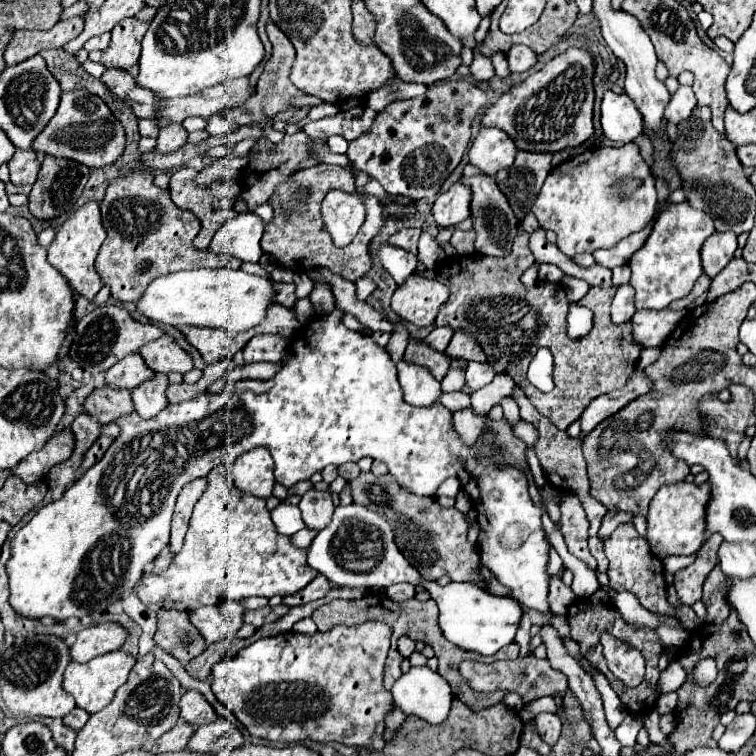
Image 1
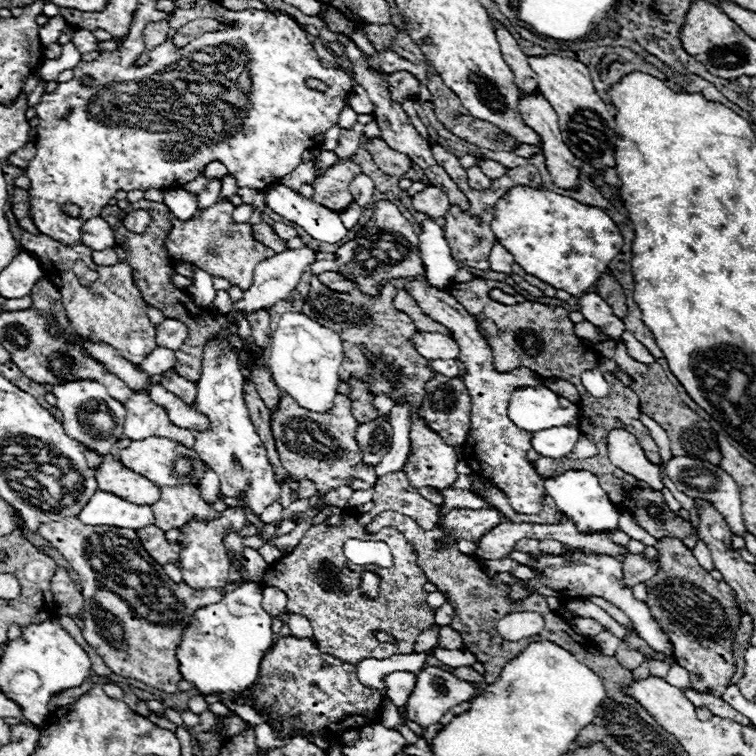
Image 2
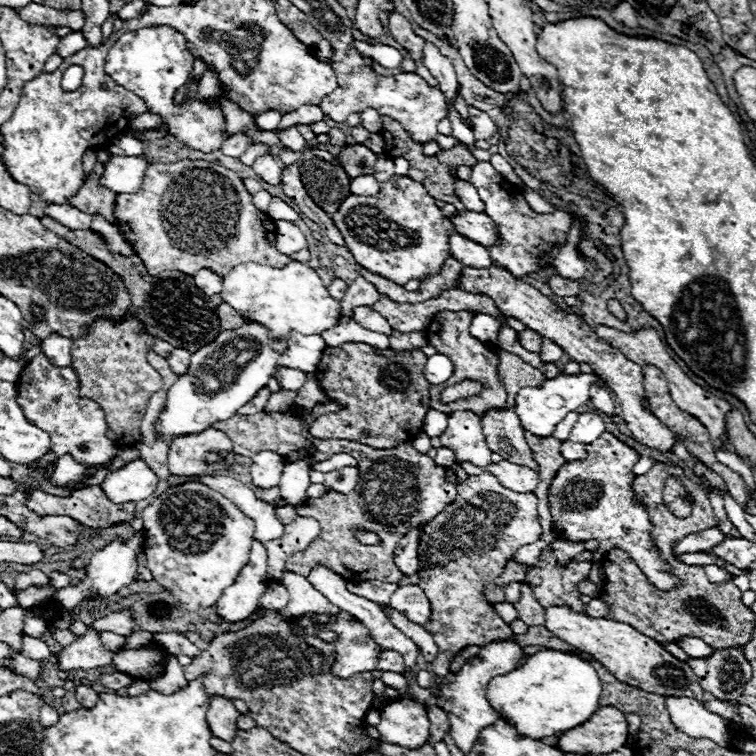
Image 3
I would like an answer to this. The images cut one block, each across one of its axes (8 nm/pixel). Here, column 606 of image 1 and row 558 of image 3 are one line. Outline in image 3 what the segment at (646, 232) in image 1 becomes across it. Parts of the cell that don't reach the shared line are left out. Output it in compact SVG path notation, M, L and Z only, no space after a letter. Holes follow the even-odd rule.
M254 538L248 564L242 568L242 572L238 574L234 584L228 586L222 592L220 600L216 602L218 616L222 620L242 622L260 610L258 598L266 590L266 580L268 580L266 568L268 568L266 548L262 542L258 542Z

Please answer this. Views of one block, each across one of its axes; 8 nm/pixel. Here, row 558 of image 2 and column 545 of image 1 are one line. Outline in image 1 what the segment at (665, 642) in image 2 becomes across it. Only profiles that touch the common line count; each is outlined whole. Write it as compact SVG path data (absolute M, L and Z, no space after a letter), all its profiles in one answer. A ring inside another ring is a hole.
M334 308L330 314L326 316L320 316L320 318L314 318L310 320L308 324L304 324L302 328L298 328L298 334L294 334L294 338L290 340L290 358L282 362L282 368L280 372L270 378L270 380L240 380L240 382L230 382L226 384L226 388L218 394L202 394L198 398L192 398L192 400L186 400L182 404L170 404L166 406L156 418L150 418L150 420L142 420L138 414L128 414L124 418L118 418L118 426L120 426L120 436L114 440L114 444L108 448L108 452L104 454L104 458L94 464L80 480L74 482L72 488L68 488L64 492L64 496L56 502L50 502L48 506L40 508L34 518L22 526L18 530L18 534L14 536L12 540L12 556L10 560L6 562L6 568L8 568L8 584L10 584L10 606L24 618L34 618L34 620L40 620L44 616L50 616L54 618L56 622L64 622L72 616L76 618L84 618L88 614L94 614L94 612L106 612L106 608L120 600L126 592L130 592L134 588L134 584L142 578L144 574L144 566L148 562L152 562L160 550L164 546L168 546L168 536L170 536L170 520L172 520L172 512L174 512L174 502L180 494L180 490L184 488L184 484L188 484L190 480L196 480L196 478L202 478L206 476L214 466L218 464L232 464L240 454L256 448L256 446L266 446L274 458L274 476L276 476L276 482L286 486L286 488L292 488L294 484L302 482L302 480L310 480L310 476L314 472L322 472L322 468L326 468L328 464L334 464L334 466L340 466L340 464L346 464L346 462L358 462L360 458L364 456L370 456L372 460L380 460L388 466L390 474L406 488L410 490L412 494L418 494L418 496L434 496L438 486L450 478L450 474L456 474L456 478L460 480L462 488L470 494L472 502L474 502L474 508L478 510L478 526L480 526L480 534L478 534L478 552L480 552L480 560L482 560L482 566L488 568L500 584L508 586L514 594L514 598L518 602L522 602L522 606L526 608L532 608L532 610L538 610L540 614L550 614L550 604L548 604L548 584L550 584L550 576L546 572L546 566L548 566L548 552L550 552L550 544L544 536L544 528L542 528L542 510L532 502L530 498L530 492L528 492L528 480L526 476L512 468L512 466L506 466L506 468L496 468L492 464L486 464L486 462L492 462L492 460L484 460L482 454L478 452L478 444L474 446L466 446L460 436L456 434L454 426L452 426L452 412L448 408L444 408L442 404L438 406L432 406L432 408L416 408L416 406L410 406L406 402L402 402L402 390L400 390L400 384L398 384L398 378L396 378L396 366L390 358L390 354L380 348L370 336L362 336L358 332L350 332L344 324L342 324L342 310Z

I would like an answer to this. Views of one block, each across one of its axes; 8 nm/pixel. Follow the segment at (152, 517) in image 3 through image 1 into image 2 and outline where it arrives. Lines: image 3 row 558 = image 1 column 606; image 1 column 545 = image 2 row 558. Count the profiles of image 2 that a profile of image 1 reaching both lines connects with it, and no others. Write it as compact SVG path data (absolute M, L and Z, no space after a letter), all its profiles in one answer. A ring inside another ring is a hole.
M228 508L226 512L222 512L222 516L214 522L208 522L208 524L202 524L202 522L196 522L192 520L190 524L186 524L182 528L182 538L180 542L186 546L182 550L182 576L184 576L184 582L190 586L190 588L220 588L224 584L228 584L228 566L230 566L230 558L224 550L224 544L222 544L222 536L224 536L224 530L228 526L232 526L236 532L248 524L246 516L242 510L238 508Z

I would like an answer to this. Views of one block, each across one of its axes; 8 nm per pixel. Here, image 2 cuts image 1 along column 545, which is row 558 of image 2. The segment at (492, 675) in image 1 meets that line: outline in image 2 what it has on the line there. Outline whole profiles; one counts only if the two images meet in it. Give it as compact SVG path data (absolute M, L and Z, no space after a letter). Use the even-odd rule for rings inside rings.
M662 538L656 544L660 554L658 574L646 582L648 600L646 606L652 618L658 622L662 632L672 642L672 656L676 664L688 670L690 686L698 692L710 690L712 696L720 696L732 674L736 672L732 656L734 630L740 624L740 614L736 608L736 596L724 580L714 580L692 556L690 548L678 538Z

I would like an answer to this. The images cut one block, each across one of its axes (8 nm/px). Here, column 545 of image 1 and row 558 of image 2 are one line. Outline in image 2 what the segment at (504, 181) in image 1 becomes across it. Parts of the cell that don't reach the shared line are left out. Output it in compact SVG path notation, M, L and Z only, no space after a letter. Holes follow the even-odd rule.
M150 526L150 528L142 528L136 530L138 538L142 540L144 548L150 552L150 556L158 562L158 564L174 564L180 568L180 552L182 546L178 542L168 542L164 530Z

